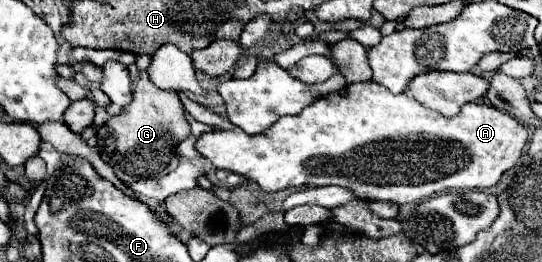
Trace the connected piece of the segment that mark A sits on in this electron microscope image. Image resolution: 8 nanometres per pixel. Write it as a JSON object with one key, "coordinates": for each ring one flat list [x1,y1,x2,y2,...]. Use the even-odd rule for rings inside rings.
{"coordinates":[[368,80,348,84,344,92,316,98,300,116,282,116,274,128,264,134,250,136,240,128,214,130,200,136,196,148,214,164,214,168,242,174,258,182,264,192,336,184,352,190,360,198,406,204,420,202,446,190,482,190,496,186,502,174,522,156,526,140,526,128,494,106,472,102,464,104,454,118,446,118,440,112,422,106,416,98,406,94,396,96,388,88]]}

